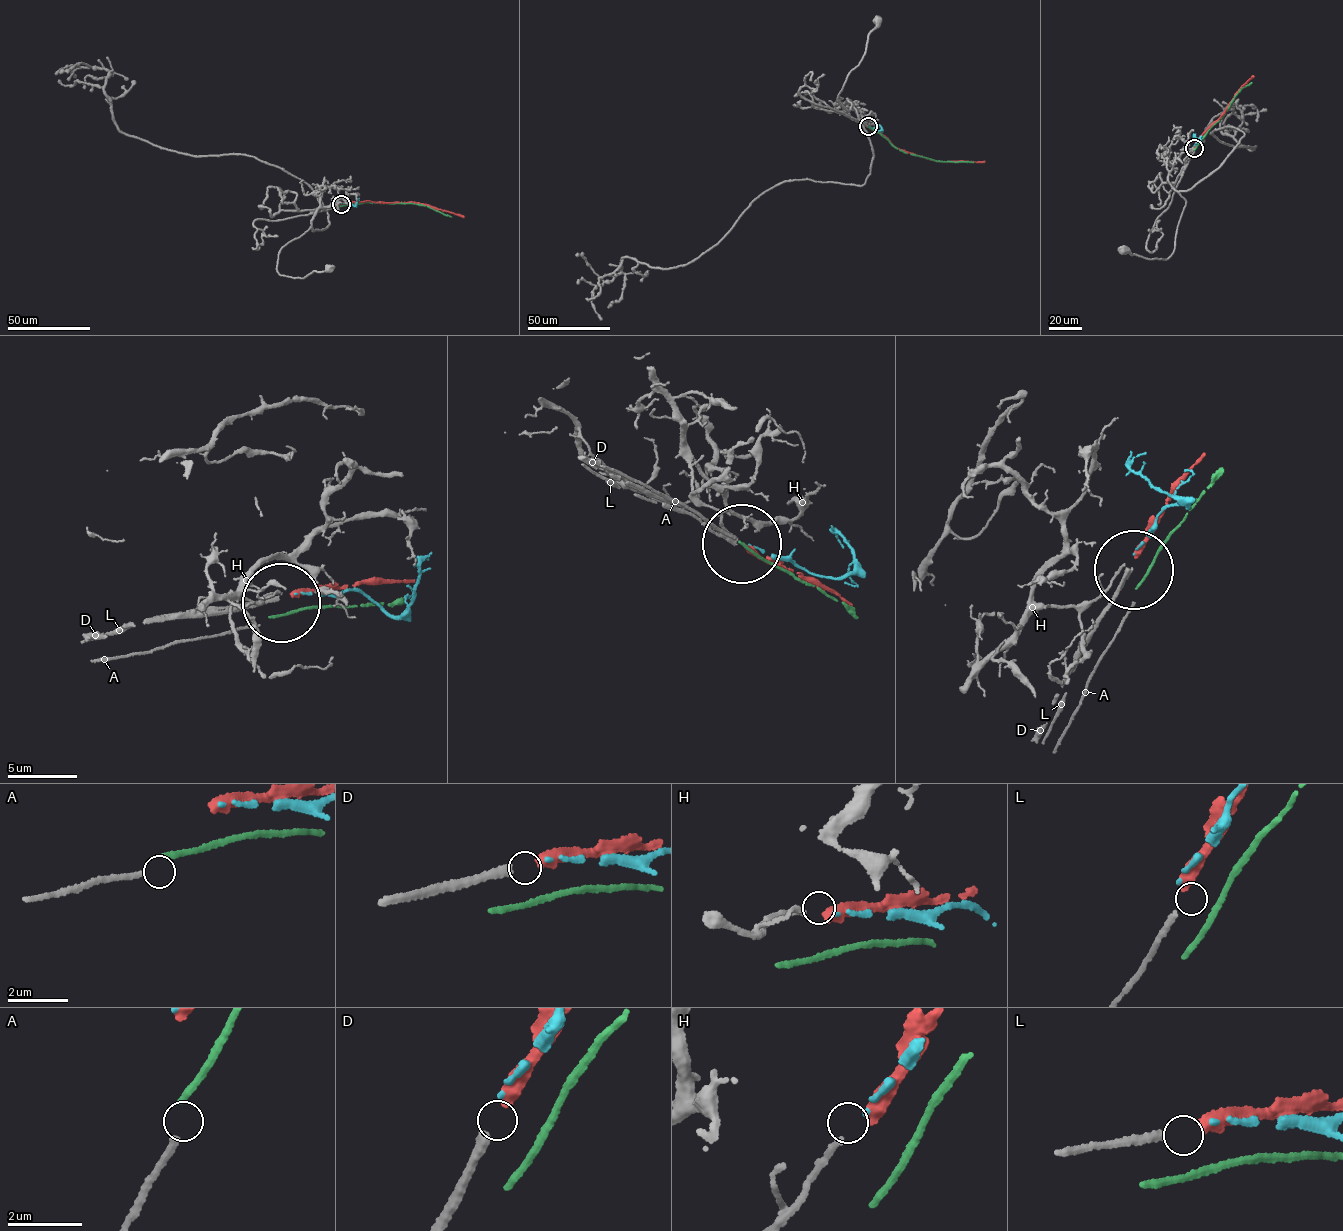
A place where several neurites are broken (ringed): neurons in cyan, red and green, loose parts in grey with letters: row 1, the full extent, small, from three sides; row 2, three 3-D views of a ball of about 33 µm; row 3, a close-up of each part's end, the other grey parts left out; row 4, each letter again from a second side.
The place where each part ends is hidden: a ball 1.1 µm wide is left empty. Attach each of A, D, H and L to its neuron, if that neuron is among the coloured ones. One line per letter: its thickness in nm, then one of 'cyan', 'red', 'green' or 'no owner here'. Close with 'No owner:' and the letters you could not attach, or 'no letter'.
A: 170 nm | no owner here
D: 280 nm | red
H: 140 nm | cyan
L: 180 nm | no owner here
No owner: A, L

